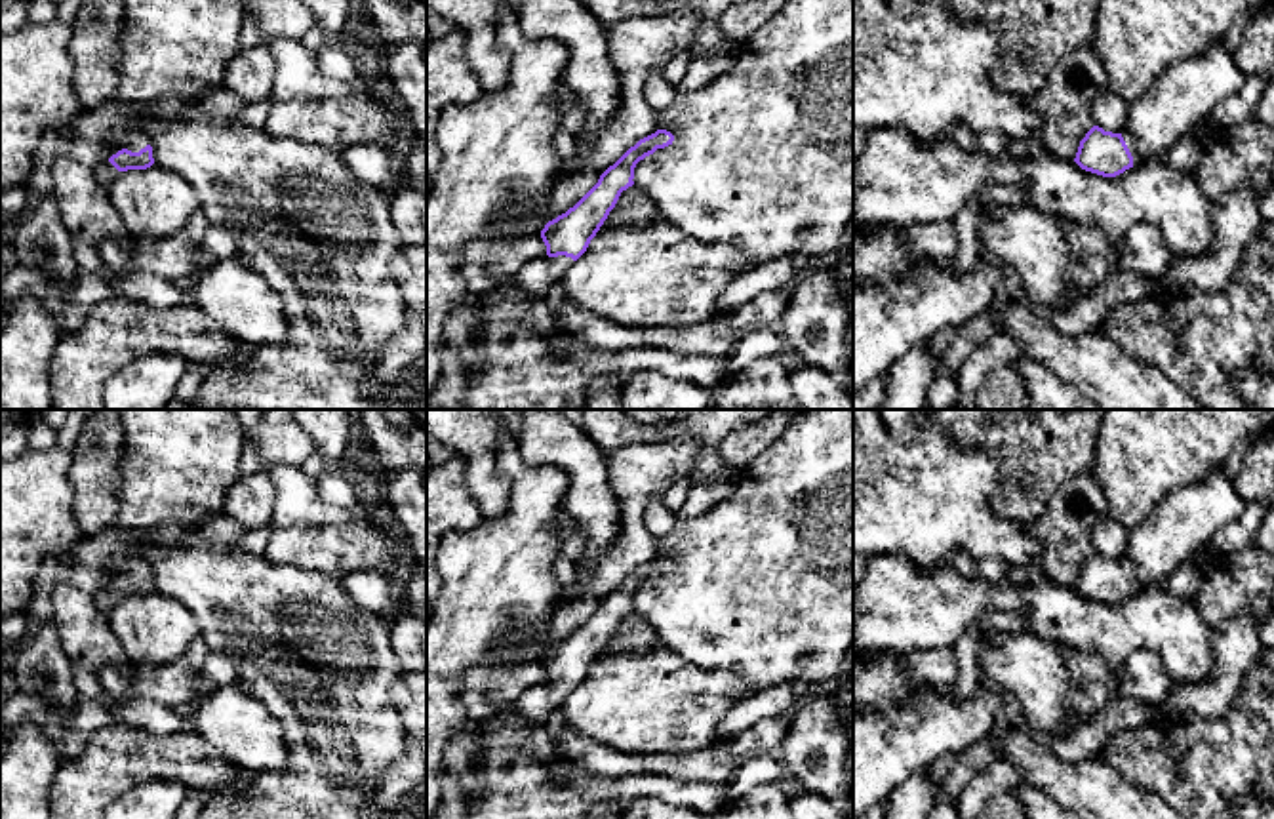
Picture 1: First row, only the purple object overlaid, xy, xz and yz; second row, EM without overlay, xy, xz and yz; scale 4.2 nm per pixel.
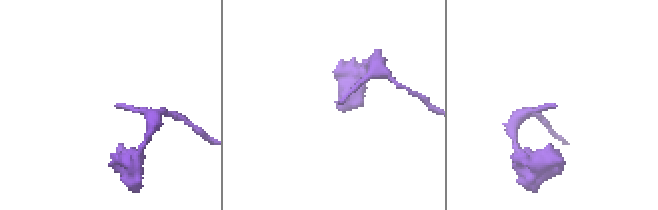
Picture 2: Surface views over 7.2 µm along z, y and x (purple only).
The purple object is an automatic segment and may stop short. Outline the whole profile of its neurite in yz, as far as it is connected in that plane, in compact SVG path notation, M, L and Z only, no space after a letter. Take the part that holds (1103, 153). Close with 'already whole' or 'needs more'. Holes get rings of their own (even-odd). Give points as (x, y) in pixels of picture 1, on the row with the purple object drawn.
M1093 126L1080 141L1074 162L1091 173L1116 177L1143 164L1135 137L1129 131L1112 133Z | needs more

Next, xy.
M143 130L116 131L110 135L110 158L109 162L118 171L147 170L154 164L152 147Z | needs more

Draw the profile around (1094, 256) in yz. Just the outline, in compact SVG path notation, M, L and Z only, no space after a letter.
M1053 215L1068 244L1068 282L1078 293L1097 290L1118 270L1120 246L1110 242L1095 225L1078 225Z

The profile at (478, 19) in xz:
M427 0L427 4L467 34L467 61L484 91L499 91L508 78L510 53L497 46L495 32L507 11L518 19L518 0Z

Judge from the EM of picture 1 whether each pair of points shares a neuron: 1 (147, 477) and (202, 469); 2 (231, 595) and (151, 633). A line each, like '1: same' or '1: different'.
1: same
2: different

